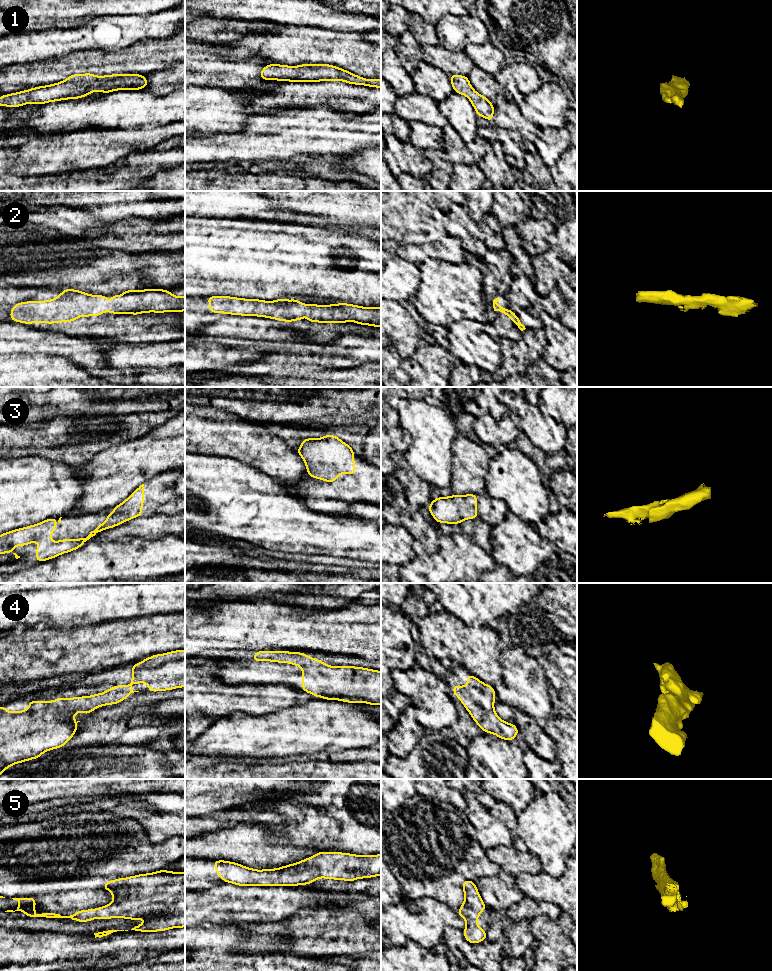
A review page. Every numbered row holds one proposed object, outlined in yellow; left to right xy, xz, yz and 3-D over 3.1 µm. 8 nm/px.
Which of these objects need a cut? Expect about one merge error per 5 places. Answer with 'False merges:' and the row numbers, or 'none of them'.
False merges: none of them

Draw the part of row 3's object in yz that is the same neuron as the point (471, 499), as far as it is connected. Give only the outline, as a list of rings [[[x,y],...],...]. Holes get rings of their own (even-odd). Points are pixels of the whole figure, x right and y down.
[[[477,495],[440,496],[431,501],[428,509],[437,523],[460,524],[464,520],[478,518]]]

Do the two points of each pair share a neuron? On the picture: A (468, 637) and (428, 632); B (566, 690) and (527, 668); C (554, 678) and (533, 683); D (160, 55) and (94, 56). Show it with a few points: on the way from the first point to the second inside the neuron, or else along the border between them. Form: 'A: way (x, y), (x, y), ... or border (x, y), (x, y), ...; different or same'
A: way (458, 637), (452, 632), (438, 632); same
B: border (536, 659), (549, 684); different
C: border (536, 659), (549, 684); different
D: way (144, 56), (136, 59), (110, 59); same

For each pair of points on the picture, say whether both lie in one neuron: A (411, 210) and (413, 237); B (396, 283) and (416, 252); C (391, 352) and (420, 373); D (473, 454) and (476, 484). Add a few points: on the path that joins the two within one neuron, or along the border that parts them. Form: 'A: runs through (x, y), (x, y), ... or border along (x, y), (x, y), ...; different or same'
A: runs through (411, 217), (413, 219), (413, 230); same
B: border along (394, 252), (417, 266); different
C: runs through (397, 360), (412, 373); same
D: runs through (473, 461), (473, 474), (476, 477); same

